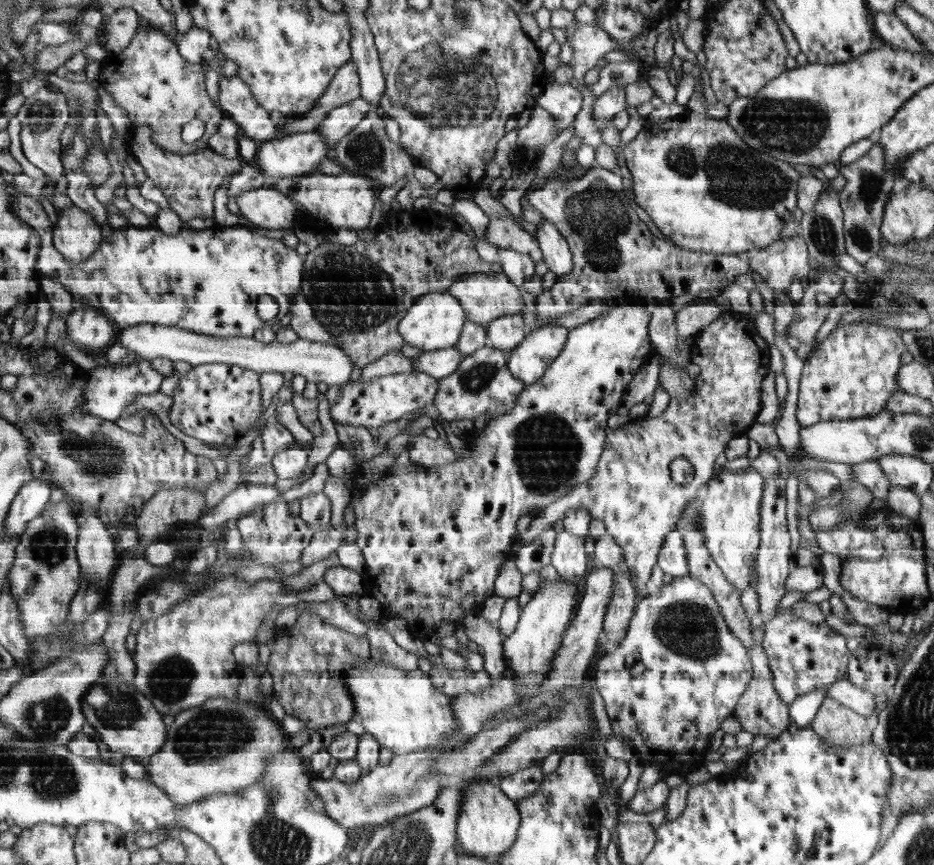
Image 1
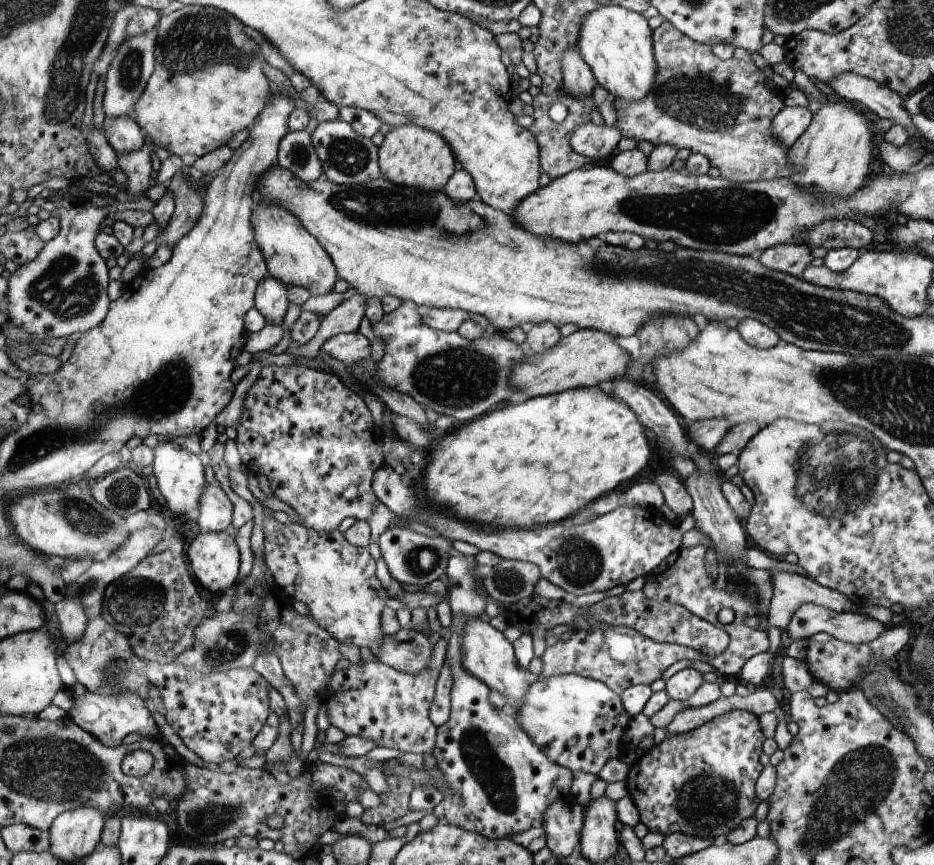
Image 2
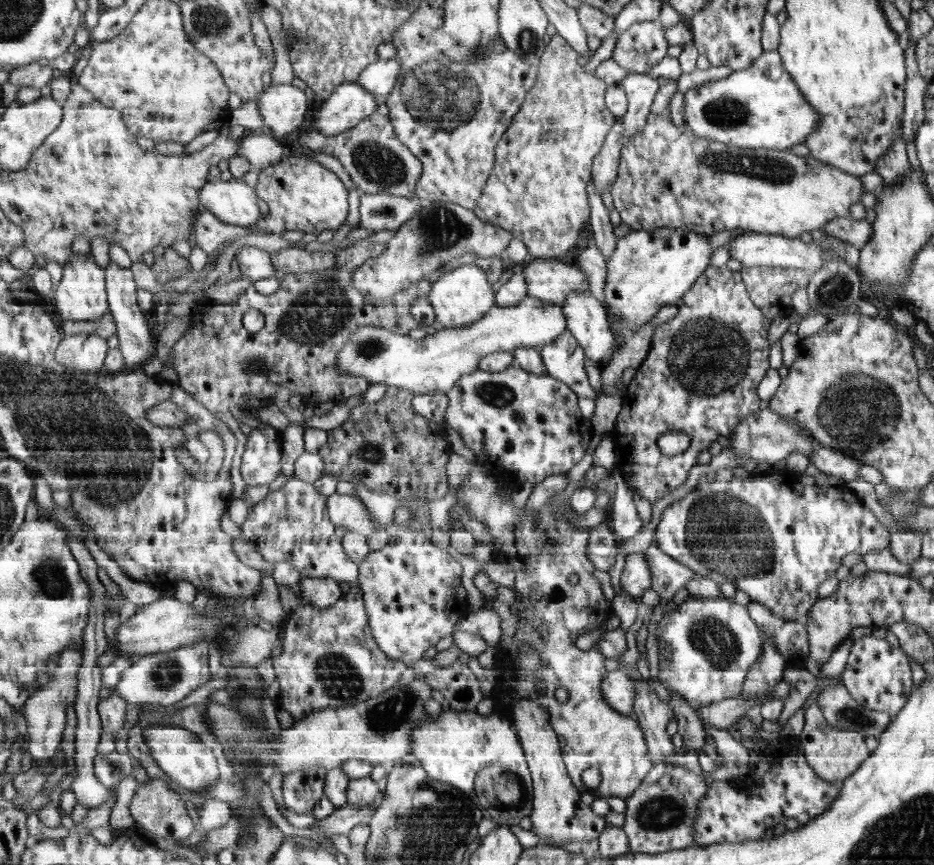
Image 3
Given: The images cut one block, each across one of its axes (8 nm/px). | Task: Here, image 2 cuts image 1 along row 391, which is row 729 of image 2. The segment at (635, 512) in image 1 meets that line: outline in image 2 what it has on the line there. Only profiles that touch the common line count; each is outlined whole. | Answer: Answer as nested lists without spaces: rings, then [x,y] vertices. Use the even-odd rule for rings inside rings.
[[[745,710],[725,712],[687,734],[663,738],[663,742],[651,746],[635,760],[627,772],[627,794],[639,814],[639,822],[649,834],[683,834],[713,844],[719,844],[725,836],[733,834],[733,830],[741,830],[749,818],[757,818],[757,806],[761,806],[757,782],[761,782],[761,770],[765,770],[765,766],[761,766],[761,758],[765,758],[763,742],[765,734],[759,728],[759,718]]]

